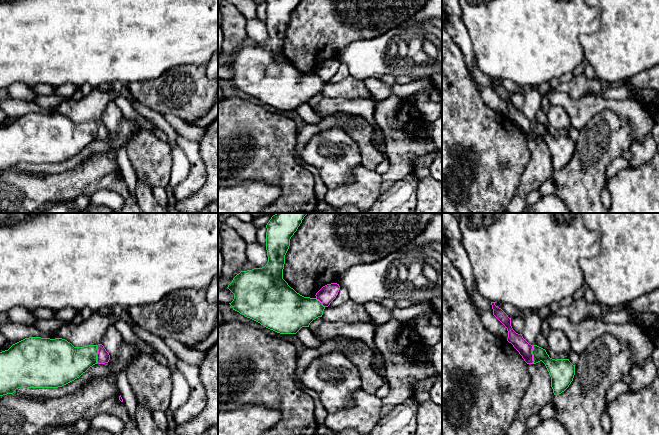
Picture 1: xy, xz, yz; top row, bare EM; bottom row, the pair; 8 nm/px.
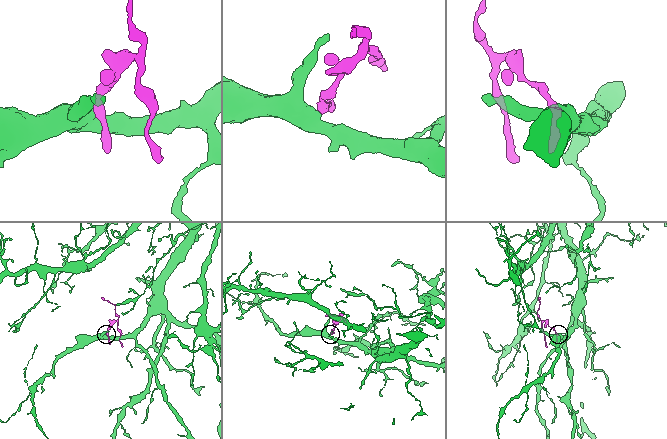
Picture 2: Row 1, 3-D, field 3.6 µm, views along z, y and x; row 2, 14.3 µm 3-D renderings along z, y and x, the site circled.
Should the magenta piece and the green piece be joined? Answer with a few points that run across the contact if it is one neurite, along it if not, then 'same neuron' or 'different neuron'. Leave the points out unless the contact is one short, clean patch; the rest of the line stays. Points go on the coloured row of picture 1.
line xy (96, 345), (97, 363); different neuron

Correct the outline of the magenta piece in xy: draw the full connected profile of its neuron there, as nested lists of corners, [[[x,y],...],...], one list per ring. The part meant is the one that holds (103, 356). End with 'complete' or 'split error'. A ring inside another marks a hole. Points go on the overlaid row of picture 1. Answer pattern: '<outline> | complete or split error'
[[[98,344],[97,345],[97,350],[98,350],[97,364],[105,364],[105,363],[108,363],[109,360],[110,360],[110,355],[106,351],[106,349],[104,348],[104,346],[102,344]]] | complete

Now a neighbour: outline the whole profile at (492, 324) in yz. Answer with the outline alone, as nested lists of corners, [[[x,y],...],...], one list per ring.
[[[475,306],[485,328],[497,338],[507,340],[507,328],[492,314]]]

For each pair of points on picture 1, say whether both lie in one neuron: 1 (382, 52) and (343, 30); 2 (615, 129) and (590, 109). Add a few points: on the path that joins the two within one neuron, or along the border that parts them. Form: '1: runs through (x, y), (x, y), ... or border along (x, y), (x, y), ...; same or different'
1: border along (383, 33), (374, 37), (350, 41), (339, 50); different
2: border along (619, 115), (607, 109), (601, 110), (579, 130); different

